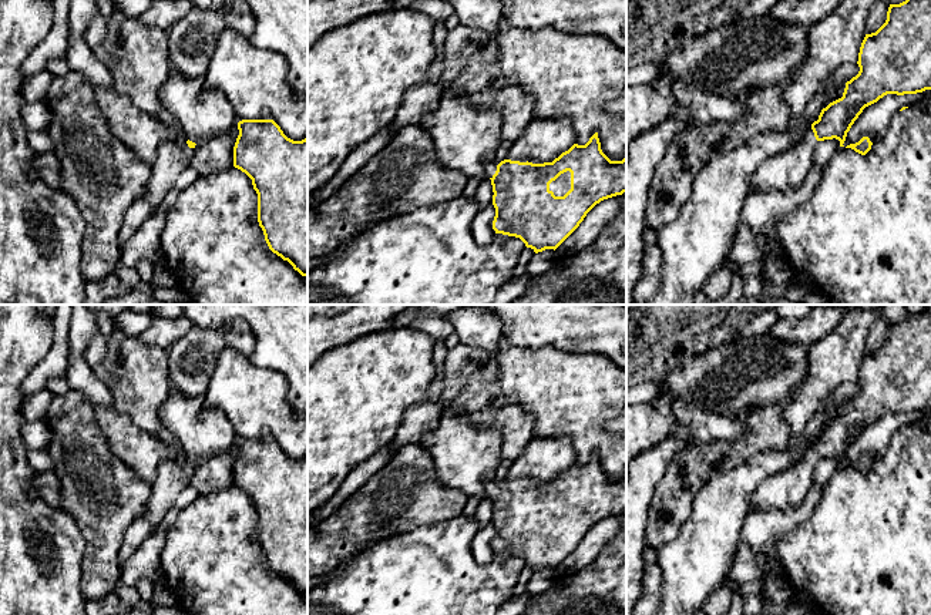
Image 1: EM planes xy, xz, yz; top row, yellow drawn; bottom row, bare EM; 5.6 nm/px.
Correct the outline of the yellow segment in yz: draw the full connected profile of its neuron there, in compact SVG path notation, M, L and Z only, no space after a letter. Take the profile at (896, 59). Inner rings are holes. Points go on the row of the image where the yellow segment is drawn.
M905 0L900 4L890 4L885 23L871 34L866 34L857 61L860 71L856 77L846 83L843 97L830 102L821 110L819 120L810 127L806 127L800 141L793 144L789 149L776 157L769 158L750 179L757 186L759 194L776 189L782 194L796 191L800 188L801 181L809 174L813 165L813 154L819 141L838 140L840 147L844 147L847 132L863 110L887 94L917 94L931 90L931 0Z

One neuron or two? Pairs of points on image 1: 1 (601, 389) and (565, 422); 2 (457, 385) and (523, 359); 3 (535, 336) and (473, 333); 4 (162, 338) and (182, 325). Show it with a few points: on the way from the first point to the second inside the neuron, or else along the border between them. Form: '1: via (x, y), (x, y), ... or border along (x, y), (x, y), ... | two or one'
1: via (592, 395), (574, 413) | one
2: border along (494, 353), (498, 362), (501, 393) | two
3: border along (500, 319), (503, 335) | two
4: via (167, 333), (178, 328) | one

